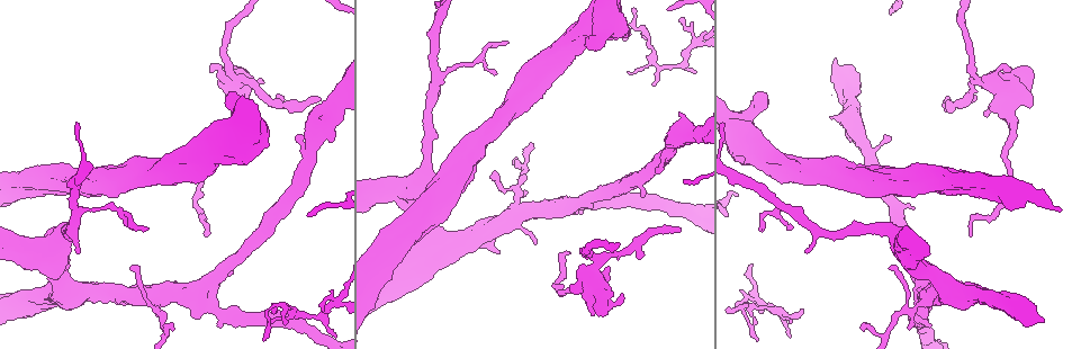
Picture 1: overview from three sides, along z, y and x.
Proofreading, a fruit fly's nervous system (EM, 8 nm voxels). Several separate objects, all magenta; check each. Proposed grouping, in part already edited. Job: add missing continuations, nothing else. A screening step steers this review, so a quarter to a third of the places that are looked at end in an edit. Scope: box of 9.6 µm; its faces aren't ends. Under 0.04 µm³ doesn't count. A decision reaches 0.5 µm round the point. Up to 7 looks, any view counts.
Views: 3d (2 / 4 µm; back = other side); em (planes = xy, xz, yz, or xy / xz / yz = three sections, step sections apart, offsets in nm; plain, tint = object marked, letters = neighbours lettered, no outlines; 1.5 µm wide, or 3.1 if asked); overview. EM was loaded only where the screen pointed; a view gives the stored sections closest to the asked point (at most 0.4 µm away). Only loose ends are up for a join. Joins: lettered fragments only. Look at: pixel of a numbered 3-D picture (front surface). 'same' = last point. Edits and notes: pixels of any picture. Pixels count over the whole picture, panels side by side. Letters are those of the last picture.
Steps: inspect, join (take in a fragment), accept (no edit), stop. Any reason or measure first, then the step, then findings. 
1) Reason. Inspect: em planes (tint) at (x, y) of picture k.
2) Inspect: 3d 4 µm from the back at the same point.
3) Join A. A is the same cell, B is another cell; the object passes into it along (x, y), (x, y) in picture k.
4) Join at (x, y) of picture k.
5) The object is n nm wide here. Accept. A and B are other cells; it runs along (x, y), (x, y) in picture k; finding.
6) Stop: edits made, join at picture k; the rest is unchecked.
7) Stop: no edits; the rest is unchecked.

Thin end. Inspect: 3d 4 µm at (526, 192) of picture 1.

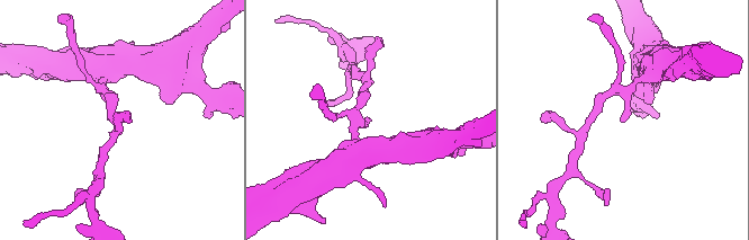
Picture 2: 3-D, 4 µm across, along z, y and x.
Shape alone is not enough. Inspect: em yz step 4 (letters) at (367, 117) of picture 2.

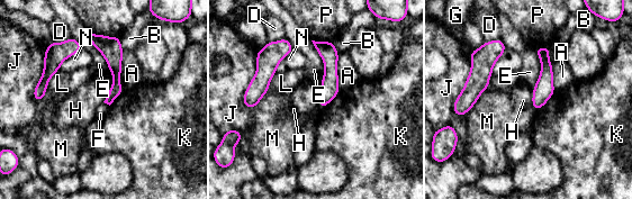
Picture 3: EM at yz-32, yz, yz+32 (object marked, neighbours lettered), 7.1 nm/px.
Accept. A, B, D, E, F, G, H, J, K, L, M, N and P are other cells; it runs along (90, 36), (114, 57), (109, 100) in picture 3; none of them fits.

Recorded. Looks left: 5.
Branch stops here. Inspect: em xz step 4 (tint) at (335, 337) of picture 1.

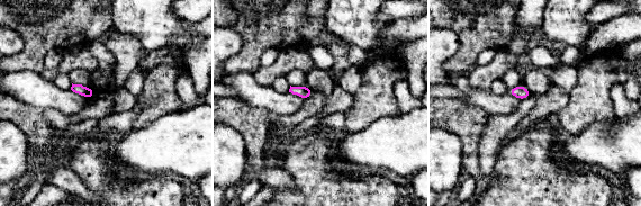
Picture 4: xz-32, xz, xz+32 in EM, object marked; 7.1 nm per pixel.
Another direction. Inspect: em planes (letters) at the same point.

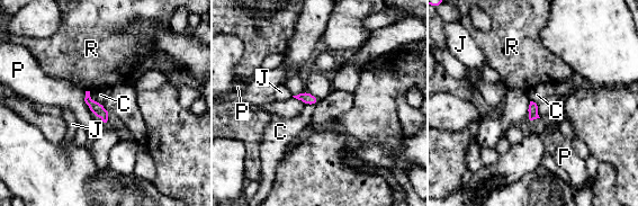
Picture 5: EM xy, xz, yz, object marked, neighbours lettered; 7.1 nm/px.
Accept. C, J, P and R are other cells; a border runs along (84, 91), (84, 102), (96, 116) in picture 5; no lettered fragment goes on from it.

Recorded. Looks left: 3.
End of a long branch. Inspect: 3d 4 µm from the back at (971, 235) of picture 1.

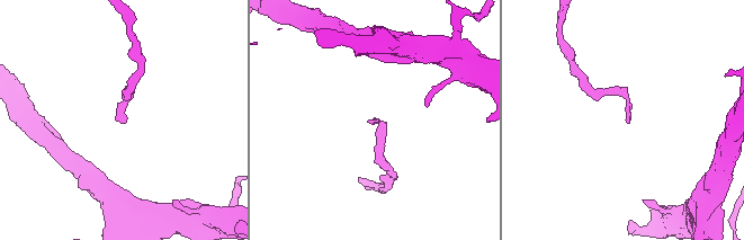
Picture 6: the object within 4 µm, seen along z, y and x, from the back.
Now the EM. Inspect: em xz step 8 (tint) at (125, 122) of picture 6.

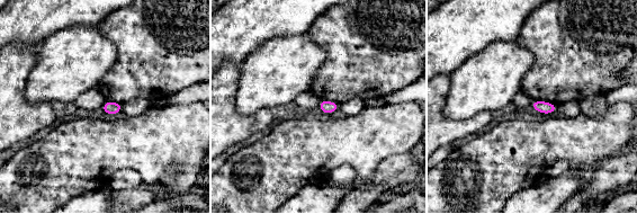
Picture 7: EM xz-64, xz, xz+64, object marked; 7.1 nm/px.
What lies round it. Inspect: em xz step 8 (letters) at the same point.

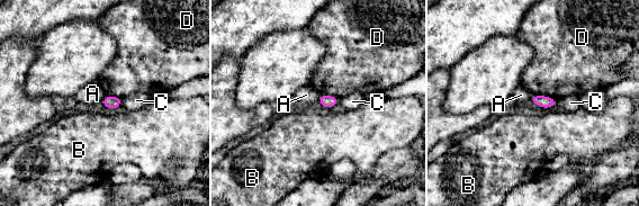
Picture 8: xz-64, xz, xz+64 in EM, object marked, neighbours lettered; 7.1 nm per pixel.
The object is 90 nm wide here. Accept. A, B, C and D are other cells; none of them fits.

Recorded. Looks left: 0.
Stop: no edits; the rest is unchecked.

